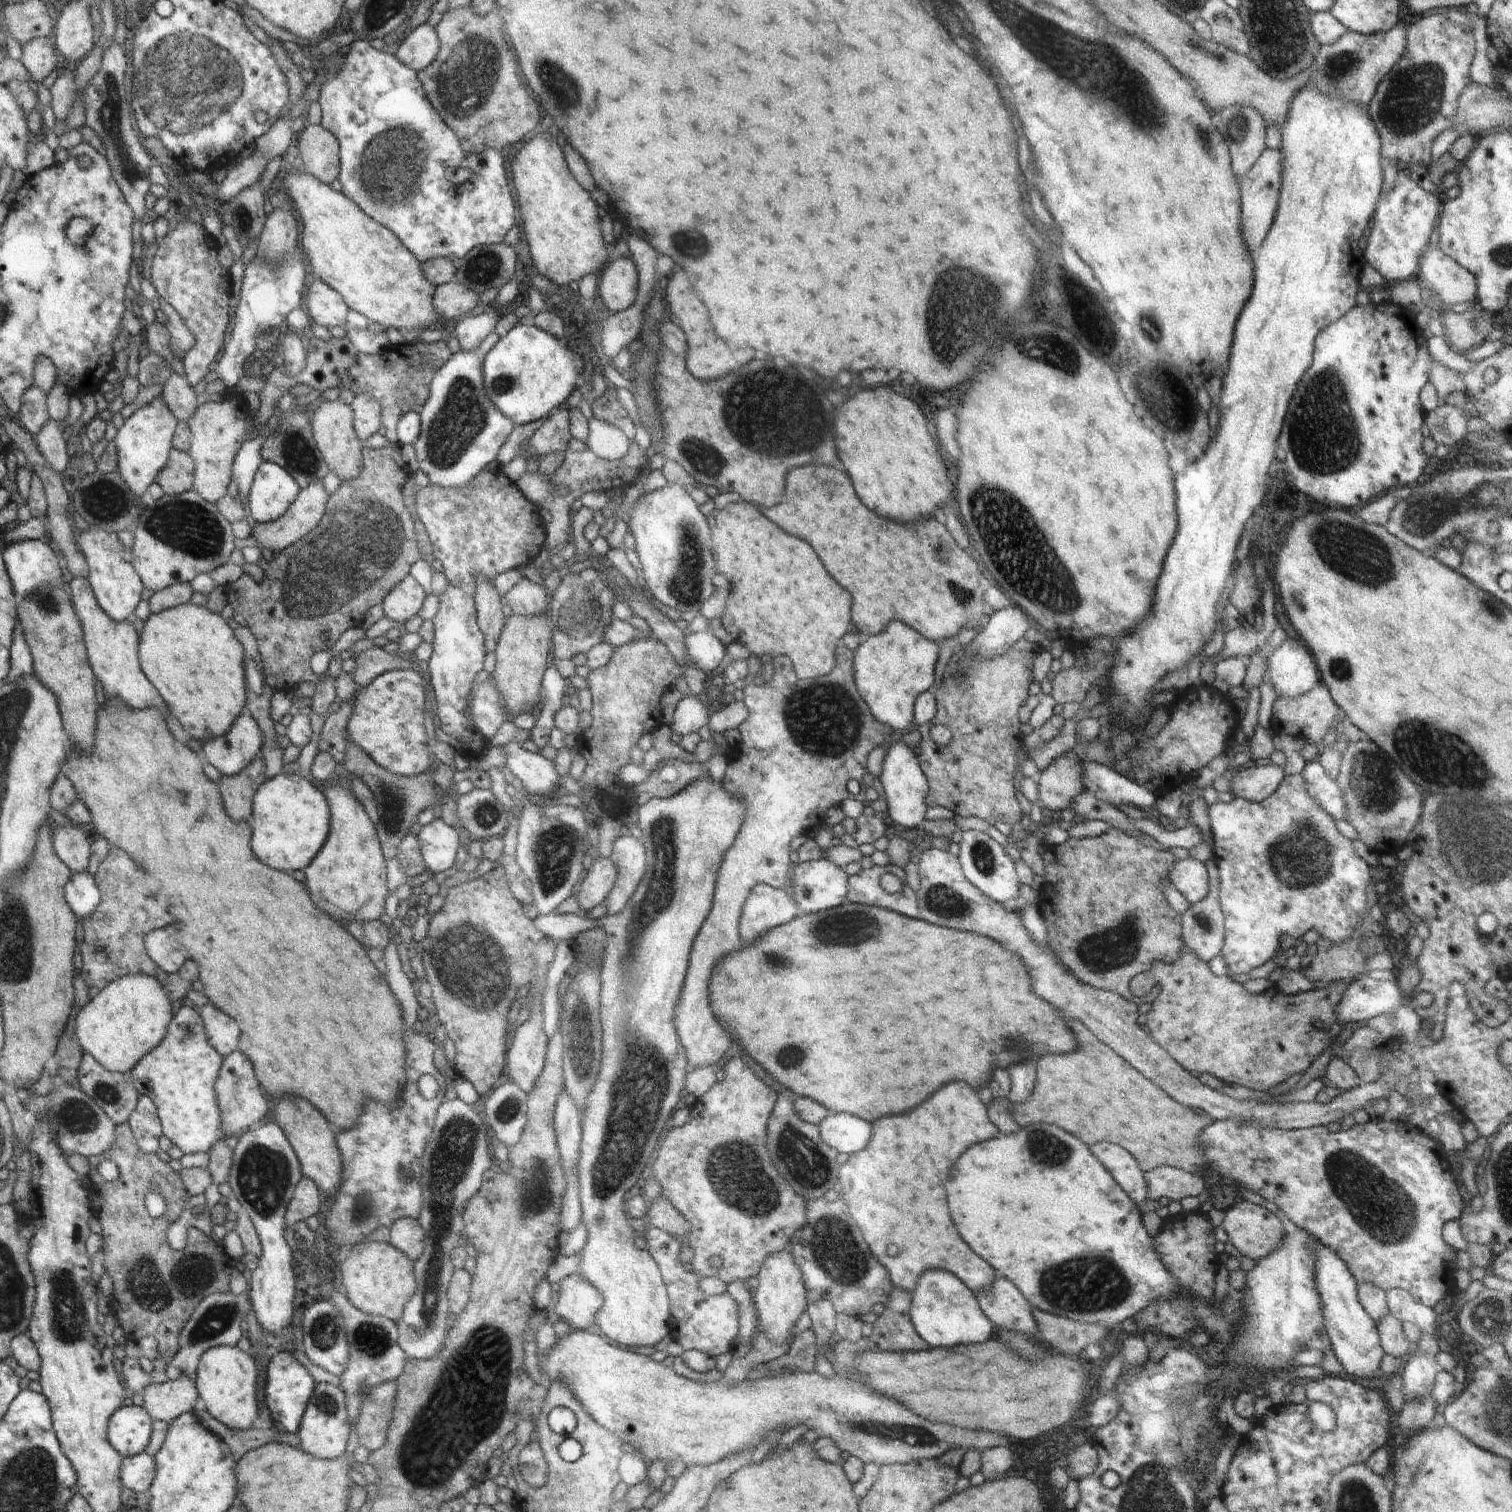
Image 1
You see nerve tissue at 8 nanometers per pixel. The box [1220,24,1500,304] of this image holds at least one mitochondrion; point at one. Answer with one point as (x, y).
(1413, 98)

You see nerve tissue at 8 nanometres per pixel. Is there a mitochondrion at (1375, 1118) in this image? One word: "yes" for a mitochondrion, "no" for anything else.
no

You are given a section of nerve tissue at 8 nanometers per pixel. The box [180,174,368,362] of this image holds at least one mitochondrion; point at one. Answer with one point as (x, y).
(279, 285)

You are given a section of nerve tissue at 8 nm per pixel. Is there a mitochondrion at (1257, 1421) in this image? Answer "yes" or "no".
no

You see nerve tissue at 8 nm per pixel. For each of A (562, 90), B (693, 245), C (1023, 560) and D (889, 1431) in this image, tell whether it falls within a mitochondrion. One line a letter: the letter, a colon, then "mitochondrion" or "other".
A: mitochondrion
B: mitochondrion
C: mitochondrion
D: mitochondrion

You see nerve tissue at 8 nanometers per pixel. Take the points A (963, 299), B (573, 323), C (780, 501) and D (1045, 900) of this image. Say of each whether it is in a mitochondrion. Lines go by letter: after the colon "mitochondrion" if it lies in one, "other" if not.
A: mitochondrion
B: other
C: other
D: other

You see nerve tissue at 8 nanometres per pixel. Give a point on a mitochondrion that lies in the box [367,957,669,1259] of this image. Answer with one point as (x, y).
(582, 1036)

